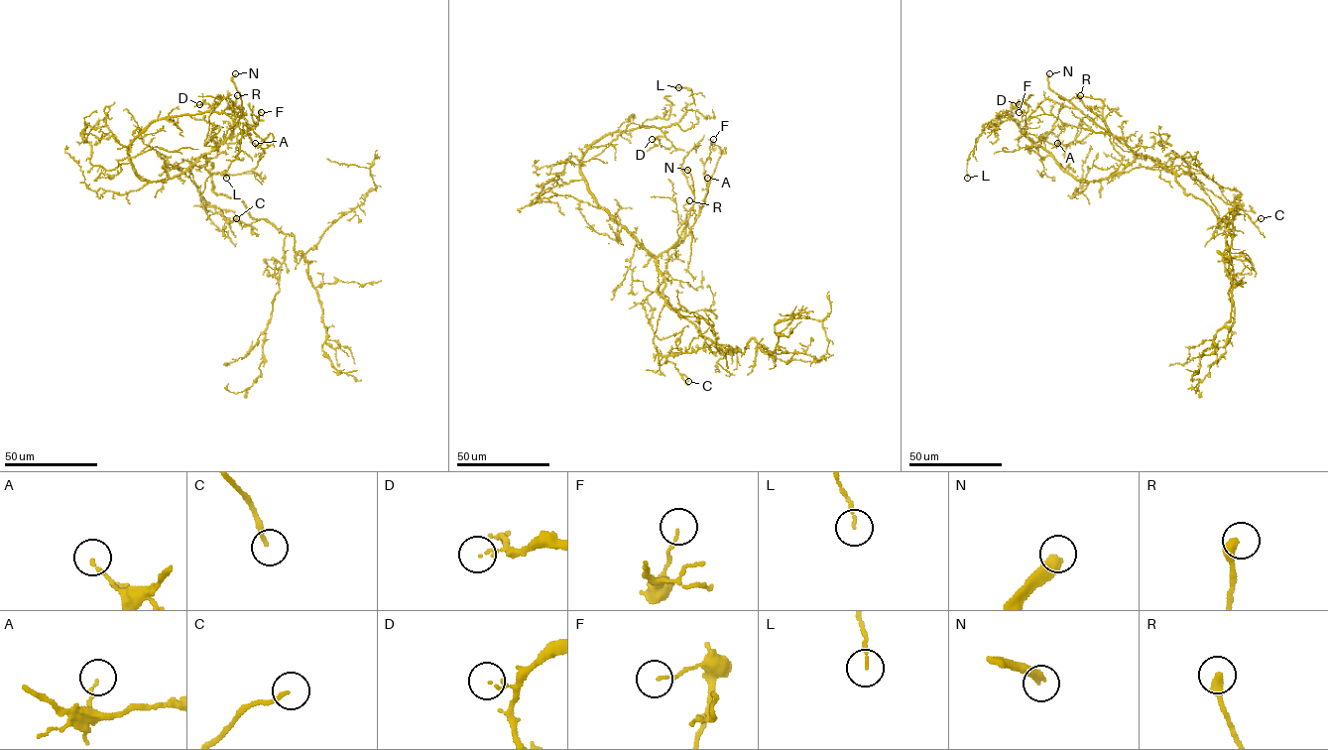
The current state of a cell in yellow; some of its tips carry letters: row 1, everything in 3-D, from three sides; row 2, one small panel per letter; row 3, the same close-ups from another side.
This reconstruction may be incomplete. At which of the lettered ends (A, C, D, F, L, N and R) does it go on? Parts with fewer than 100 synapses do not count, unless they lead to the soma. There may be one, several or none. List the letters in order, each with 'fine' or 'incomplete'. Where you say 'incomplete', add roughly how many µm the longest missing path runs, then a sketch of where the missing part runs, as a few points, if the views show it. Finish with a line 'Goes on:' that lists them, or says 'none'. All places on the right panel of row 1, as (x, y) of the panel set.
A: fine
C: fine
D: fine
F: fine
L: fine
N: incomplete | 20 µm | (1049, 73), (1043, 68), (1026, 77)
R: fine
Goes on: N

